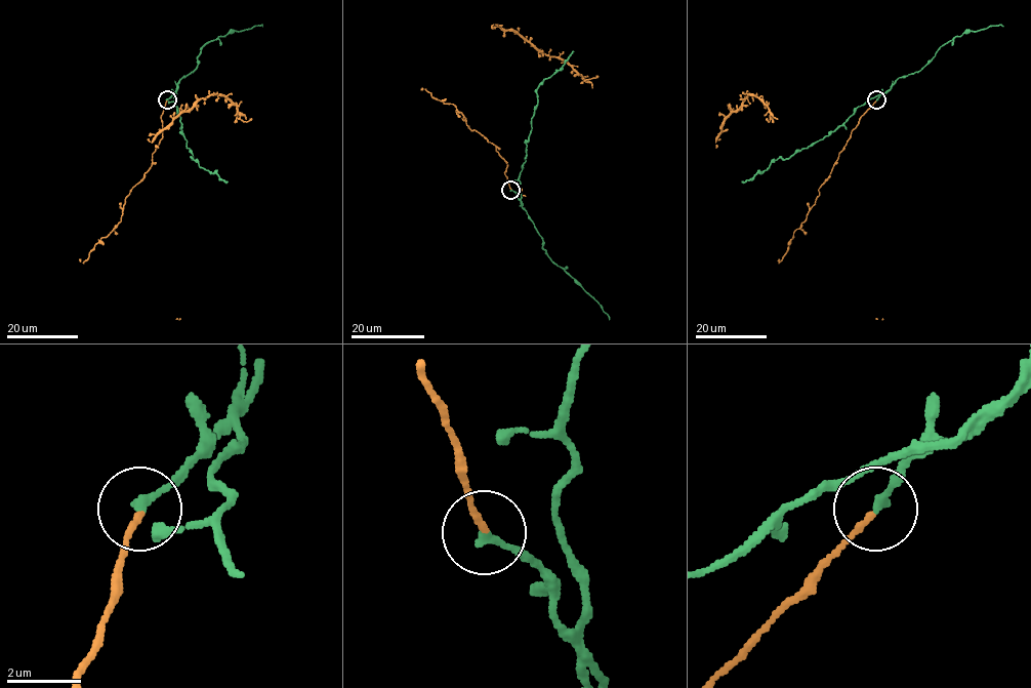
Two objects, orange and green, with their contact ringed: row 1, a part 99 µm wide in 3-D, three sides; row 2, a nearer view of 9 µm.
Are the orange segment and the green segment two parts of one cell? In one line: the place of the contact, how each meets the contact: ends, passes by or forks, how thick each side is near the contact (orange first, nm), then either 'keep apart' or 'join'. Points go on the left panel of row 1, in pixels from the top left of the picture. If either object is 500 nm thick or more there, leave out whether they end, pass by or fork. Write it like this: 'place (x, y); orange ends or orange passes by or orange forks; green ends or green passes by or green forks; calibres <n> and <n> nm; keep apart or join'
place (167, 99); orange ends; green ends; calibres 160 and 240 nm; keep apart

